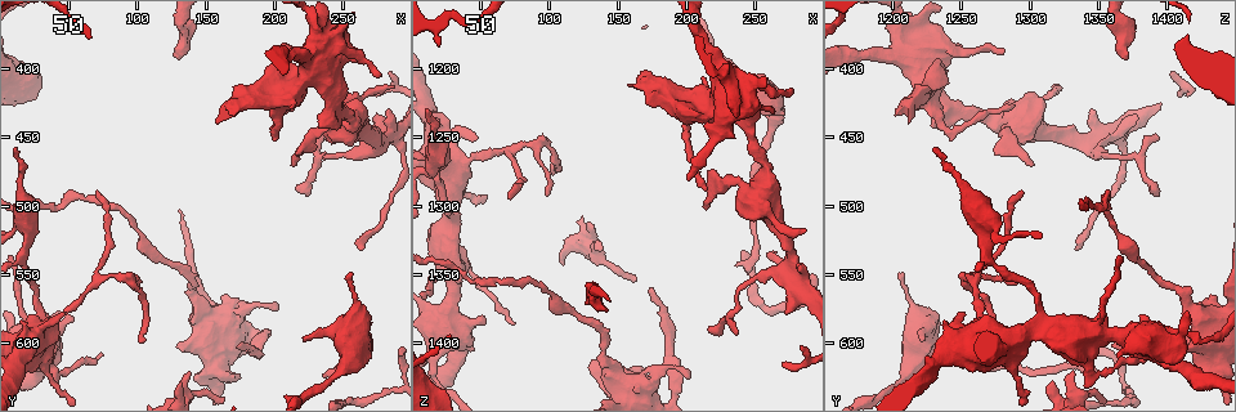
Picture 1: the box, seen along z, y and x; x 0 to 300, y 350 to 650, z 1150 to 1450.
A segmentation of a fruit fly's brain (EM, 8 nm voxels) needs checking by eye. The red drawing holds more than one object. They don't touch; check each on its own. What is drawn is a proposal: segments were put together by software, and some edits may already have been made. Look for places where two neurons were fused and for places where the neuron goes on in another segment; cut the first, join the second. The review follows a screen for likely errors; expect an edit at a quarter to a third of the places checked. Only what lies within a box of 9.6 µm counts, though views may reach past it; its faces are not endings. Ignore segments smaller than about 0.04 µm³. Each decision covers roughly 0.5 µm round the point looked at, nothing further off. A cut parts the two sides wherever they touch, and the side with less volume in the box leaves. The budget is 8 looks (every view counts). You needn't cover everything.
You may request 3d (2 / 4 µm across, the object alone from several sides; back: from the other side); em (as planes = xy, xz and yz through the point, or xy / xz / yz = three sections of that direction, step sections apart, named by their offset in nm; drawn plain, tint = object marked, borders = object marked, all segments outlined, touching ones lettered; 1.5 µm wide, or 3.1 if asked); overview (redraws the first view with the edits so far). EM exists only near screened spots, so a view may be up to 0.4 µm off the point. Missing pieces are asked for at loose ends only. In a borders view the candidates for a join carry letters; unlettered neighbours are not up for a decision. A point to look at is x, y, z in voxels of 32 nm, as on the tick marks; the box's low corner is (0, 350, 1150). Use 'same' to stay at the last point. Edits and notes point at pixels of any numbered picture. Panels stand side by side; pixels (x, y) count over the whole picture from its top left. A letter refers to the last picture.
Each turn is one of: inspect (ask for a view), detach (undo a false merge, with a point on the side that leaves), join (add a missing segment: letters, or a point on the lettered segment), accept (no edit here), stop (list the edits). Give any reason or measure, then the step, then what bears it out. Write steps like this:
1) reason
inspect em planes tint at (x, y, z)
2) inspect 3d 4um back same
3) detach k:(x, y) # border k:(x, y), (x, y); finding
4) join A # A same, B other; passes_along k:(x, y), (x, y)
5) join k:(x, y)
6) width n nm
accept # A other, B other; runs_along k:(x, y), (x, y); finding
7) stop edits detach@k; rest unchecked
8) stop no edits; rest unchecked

an open end
inspect em xz step 4 tint at (254, 550, 1208)

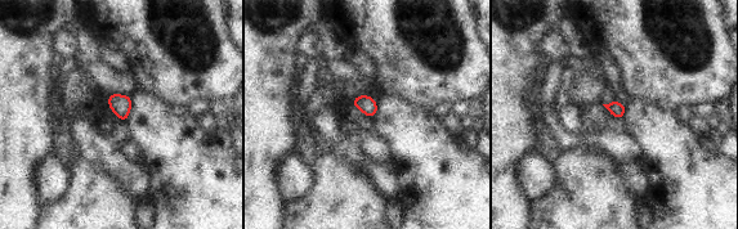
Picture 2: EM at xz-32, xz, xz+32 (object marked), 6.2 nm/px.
cut it another way
inspect em planes borders same

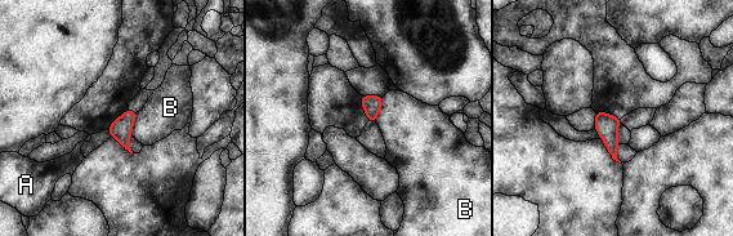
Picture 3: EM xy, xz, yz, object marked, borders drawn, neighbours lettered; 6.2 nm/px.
accept # A other, B other; no lettered segment goes on from it

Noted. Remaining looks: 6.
tapers out
inspect 3d 4um at (214, 428, 1288)

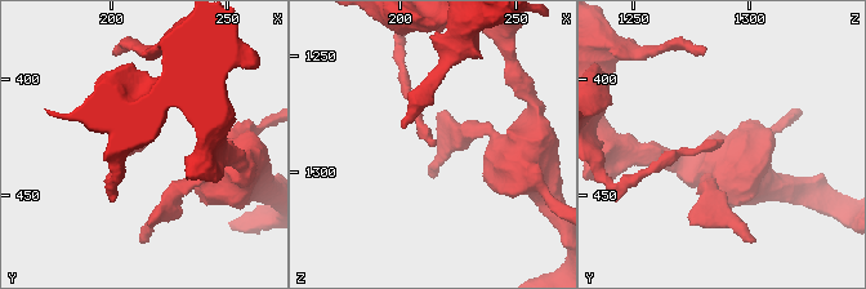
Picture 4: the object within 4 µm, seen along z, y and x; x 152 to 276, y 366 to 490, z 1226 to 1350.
inspect em planes plain at (215, 428, 1290)

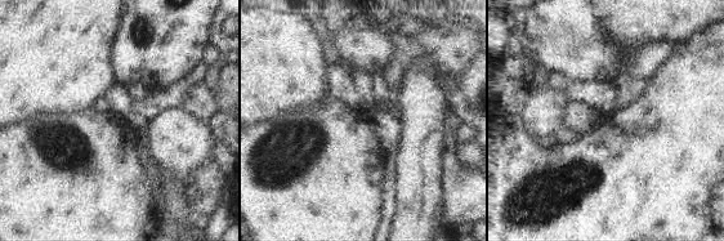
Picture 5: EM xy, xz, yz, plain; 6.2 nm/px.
inspect em planes borders same

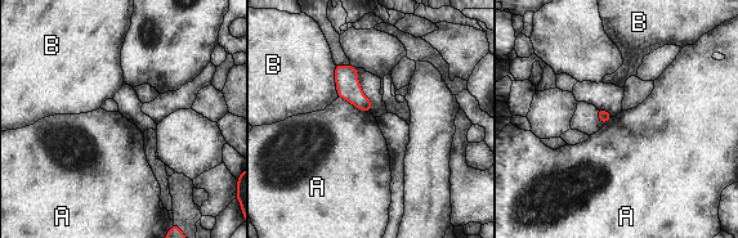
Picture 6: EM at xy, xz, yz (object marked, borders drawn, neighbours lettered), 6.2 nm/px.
longest_contact A 220 nm
accept # A other, B other; border 6:(338, 97), (370, 112); none of them fits

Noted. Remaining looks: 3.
an open end
inspect 3d 2um at (134, 604, 1412)

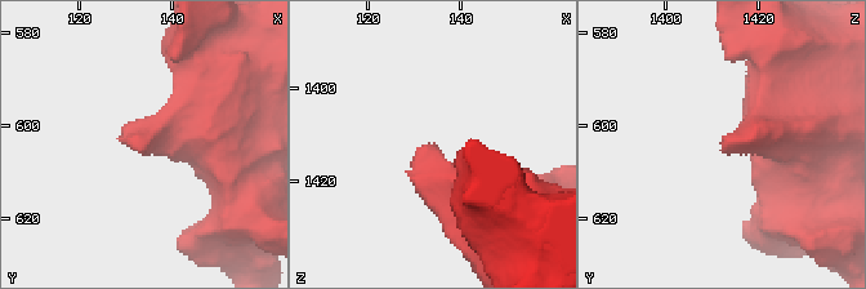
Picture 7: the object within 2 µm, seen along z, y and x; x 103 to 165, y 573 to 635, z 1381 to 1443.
inspect em planes borders at (134, 605, 1411)

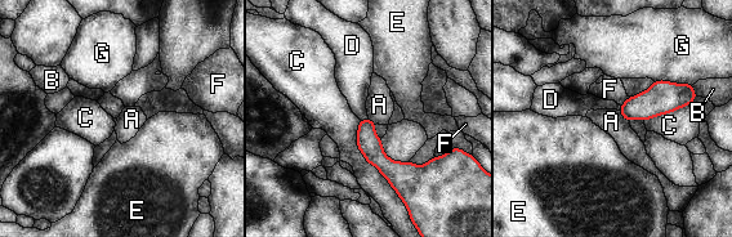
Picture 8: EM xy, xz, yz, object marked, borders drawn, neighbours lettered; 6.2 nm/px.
join D # A other, B other, C other, D same, E other, F other, G other; it goes on there

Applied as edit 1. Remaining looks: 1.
stop edits join@8; rest unchecked

